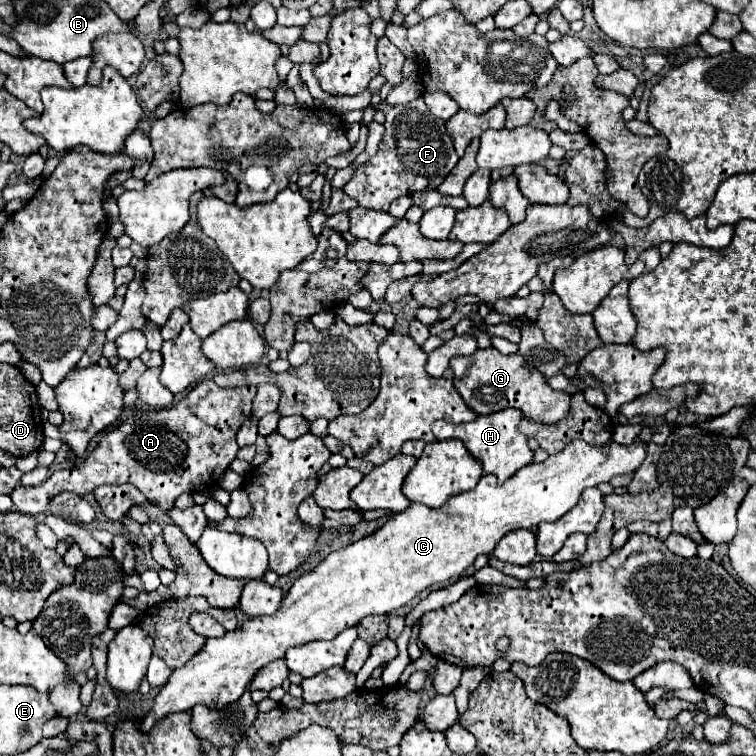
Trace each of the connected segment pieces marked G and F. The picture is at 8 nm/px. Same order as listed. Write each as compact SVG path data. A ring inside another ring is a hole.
M493 346L485 350L479 348L471 356L453 358L449 366L455 374L453 378L455 390L461 394L463 402L479 416L493 414L505 408L517 408L521 410L523 418L533 422L543 422L543 424L555 424L567 416L569 402L571 402L569 394L551 390L543 374L539 374L535 368L529 368L525 358L519 354L503 356Z
M417 98L409 104L385 108L383 112L387 116L387 130L377 154L367 162L367 166L355 172L347 186L343 186L343 192L357 200L359 206L379 212L387 212L389 204L395 198L411 196L421 190L437 190L437 186L447 178L447 174L459 160L453 150L453 142L447 136L445 122L441 122L427 110L423 98Z

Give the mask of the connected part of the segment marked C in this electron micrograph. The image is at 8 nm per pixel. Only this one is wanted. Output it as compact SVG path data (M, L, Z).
M573 440L555 456L549 456L541 464L529 464L521 468L511 480L497 484L495 476L483 474L479 484L473 490L461 492L457 496L451 496L449 502L445 502L441 508L433 510L423 504L411 502L407 510L391 516L385 526L381 526L375 534L365 536L341 550L331 552L315 570L305 572L299 576L291 590L285 594L283 604L273 616L257 616L245 622L235 632L227 632L221 638L209 638L205 648L195 654L183 668L177 668L169 682L161 688L159 696L153 702L153 708L147 712L147 716L141 722L141 728L147 732L153 728L155 718L161 720L169 712L185 712L191 710L195 704L205 704L209 708L223 708L231 702L235 702L251 684L253 676L259 668L265 664L279 660L285 656L287 648L307 644L311 640L331 640L337 634L341 634L345 628L355 626L361 622L361 618L371 614L389 614L403 604L409 604L417 594L423 590L443 584L447 580L455 580L461 576L465 568L473 564L473 560L481 554L491 554L495 544L513 530L521 528L533 528L539 522L555 522L563 514L567 514L581 498L581 492L589 486L597 486L601 482L609 482L617 474L631 474L635 472L645 458L645 444L637 440L631 446L623 446L617 442L611 442L607 446L591 446L583 440Z

